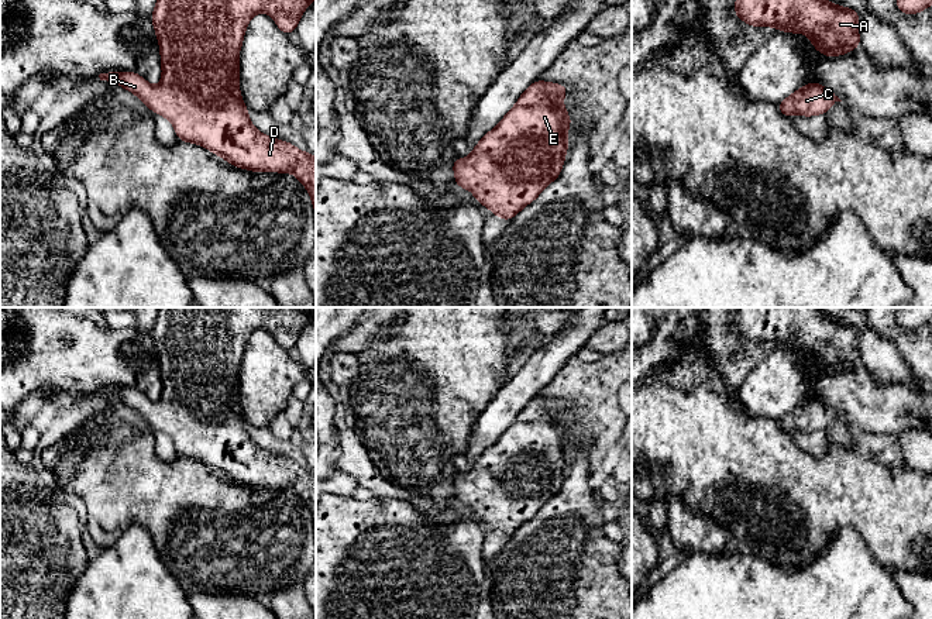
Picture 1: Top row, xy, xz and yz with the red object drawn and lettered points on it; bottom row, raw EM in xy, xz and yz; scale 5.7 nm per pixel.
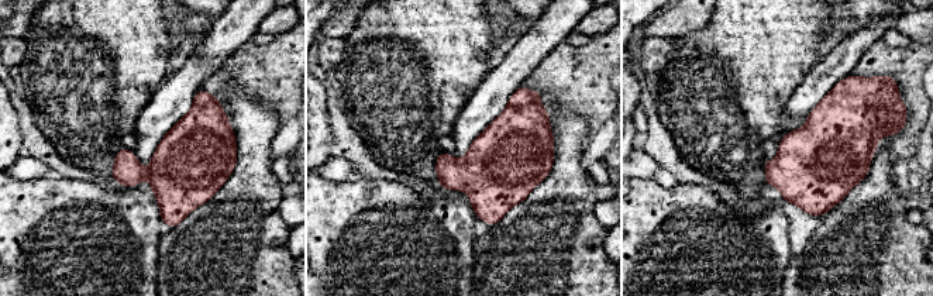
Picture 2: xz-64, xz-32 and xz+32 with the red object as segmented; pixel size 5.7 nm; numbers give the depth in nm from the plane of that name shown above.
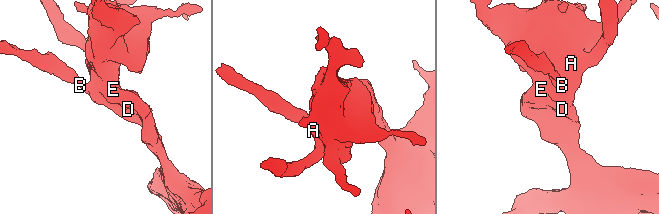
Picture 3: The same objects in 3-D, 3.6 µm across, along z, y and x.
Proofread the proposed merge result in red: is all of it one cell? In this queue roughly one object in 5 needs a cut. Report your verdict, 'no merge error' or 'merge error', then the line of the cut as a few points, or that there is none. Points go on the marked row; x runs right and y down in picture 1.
no merge error; no cut

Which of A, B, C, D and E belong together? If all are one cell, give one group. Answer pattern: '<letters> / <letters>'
A B C D E

